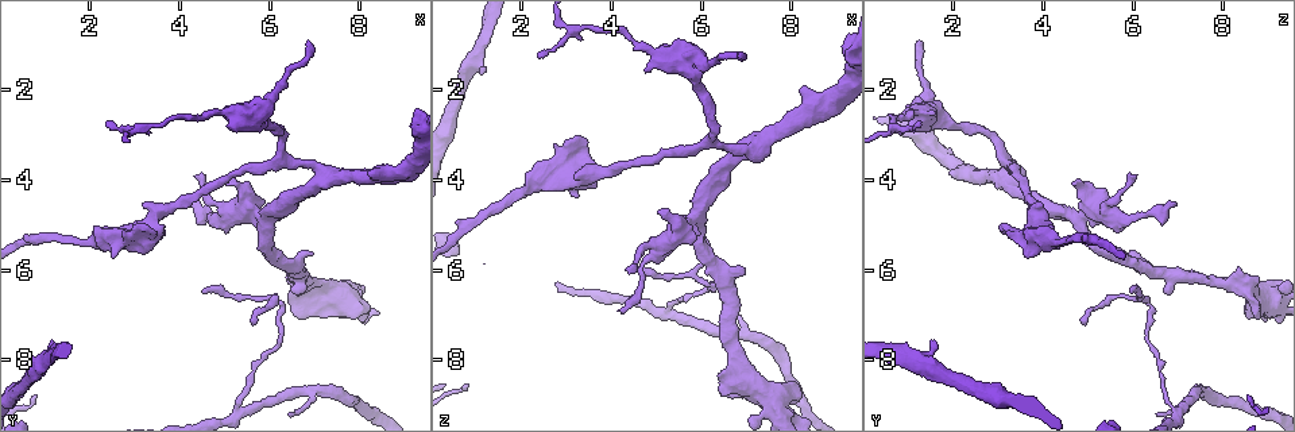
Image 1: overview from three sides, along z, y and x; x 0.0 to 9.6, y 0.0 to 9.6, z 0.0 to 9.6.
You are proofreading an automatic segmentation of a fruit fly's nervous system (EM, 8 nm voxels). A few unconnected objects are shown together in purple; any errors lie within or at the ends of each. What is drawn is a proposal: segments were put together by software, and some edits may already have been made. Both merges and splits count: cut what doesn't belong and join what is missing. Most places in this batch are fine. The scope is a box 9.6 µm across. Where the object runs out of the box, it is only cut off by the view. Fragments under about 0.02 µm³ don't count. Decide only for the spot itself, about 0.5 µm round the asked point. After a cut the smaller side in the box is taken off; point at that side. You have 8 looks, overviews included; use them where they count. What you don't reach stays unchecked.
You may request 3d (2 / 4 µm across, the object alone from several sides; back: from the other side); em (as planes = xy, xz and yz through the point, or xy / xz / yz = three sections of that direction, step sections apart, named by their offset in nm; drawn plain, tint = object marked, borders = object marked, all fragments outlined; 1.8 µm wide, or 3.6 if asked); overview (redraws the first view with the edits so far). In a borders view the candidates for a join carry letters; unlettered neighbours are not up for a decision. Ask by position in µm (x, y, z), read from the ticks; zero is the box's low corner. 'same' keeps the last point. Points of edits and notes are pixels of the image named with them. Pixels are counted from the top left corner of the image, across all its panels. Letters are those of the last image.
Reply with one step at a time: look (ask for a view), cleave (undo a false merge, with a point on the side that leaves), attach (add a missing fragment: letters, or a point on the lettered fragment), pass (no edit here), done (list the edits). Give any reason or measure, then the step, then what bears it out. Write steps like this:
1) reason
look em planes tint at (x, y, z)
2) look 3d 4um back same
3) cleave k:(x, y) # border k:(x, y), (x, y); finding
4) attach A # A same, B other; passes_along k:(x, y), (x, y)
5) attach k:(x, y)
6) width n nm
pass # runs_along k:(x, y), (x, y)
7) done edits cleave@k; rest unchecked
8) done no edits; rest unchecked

two arms in line, one across
look em 3.6um xz step 8 tint at (5.95, 4.95, 4.85)

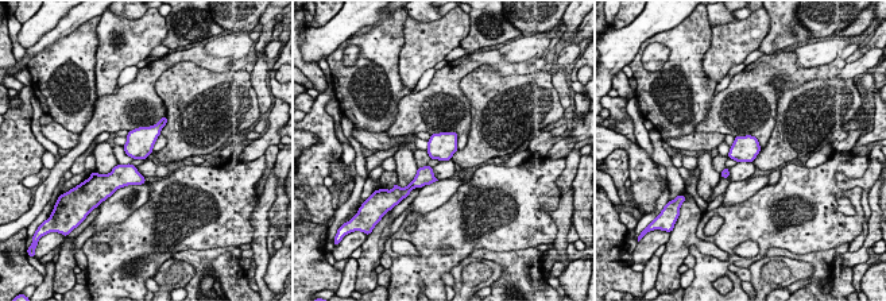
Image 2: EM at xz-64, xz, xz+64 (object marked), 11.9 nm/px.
see the neighbours
look em 3.6um xz step 8 borders same

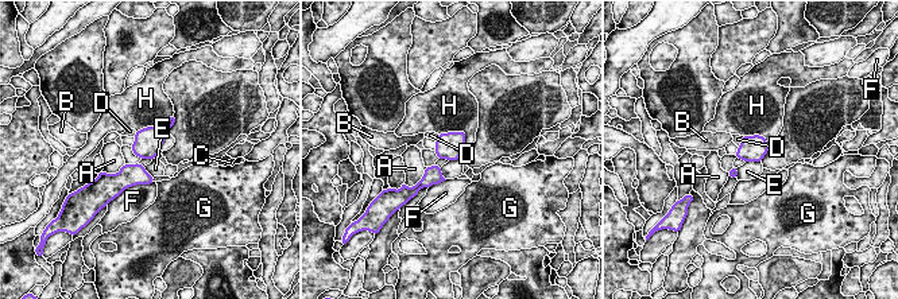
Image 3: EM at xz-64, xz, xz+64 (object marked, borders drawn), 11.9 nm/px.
pass # A other, B other, C other, D other, E other, F other, G other, H other; border 3:(746, 160), (761, 162); all the same cell

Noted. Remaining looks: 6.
free end
look 3d 2um at (4.20, 4.50, 6.90)

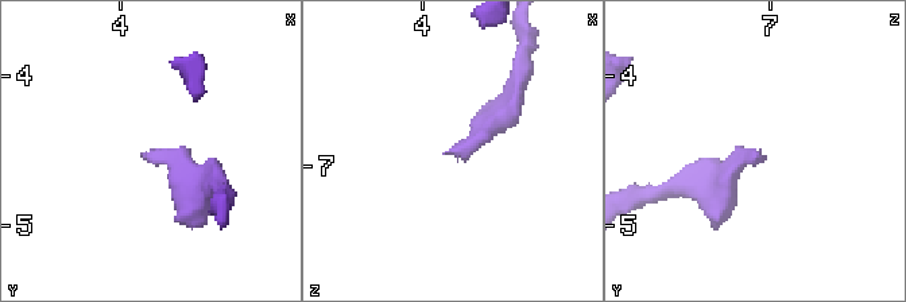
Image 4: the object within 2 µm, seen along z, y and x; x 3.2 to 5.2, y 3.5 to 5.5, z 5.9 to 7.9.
look em planes borders at (4.16, 4.56, 6.94)

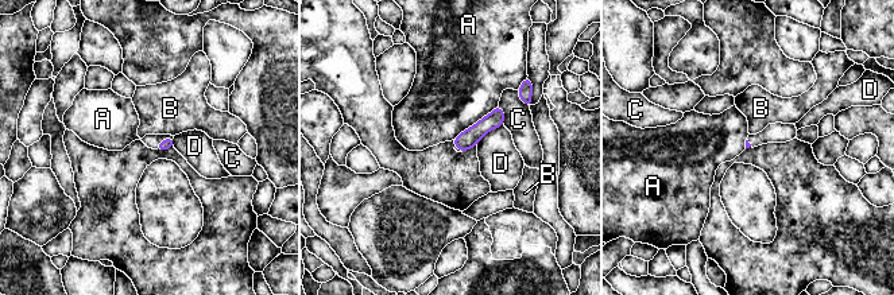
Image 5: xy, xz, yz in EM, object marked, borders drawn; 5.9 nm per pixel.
longest_contact A 340 nm
pass # A other, B other, C other, D other; border 5:(498, 104), (453, 140); none of them fits

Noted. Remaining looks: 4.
free end
look em xy step 8 borders at (1.15, 7.60, 1.55)

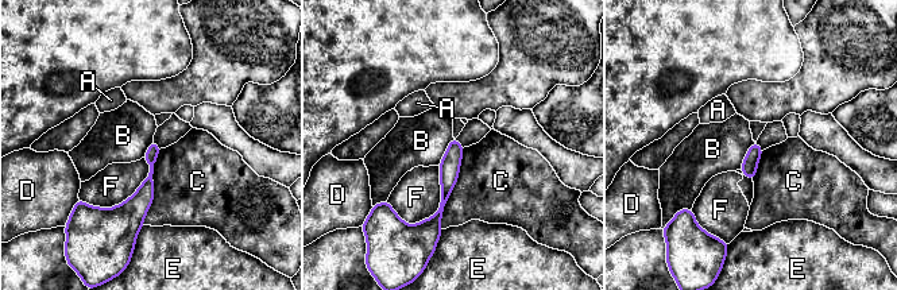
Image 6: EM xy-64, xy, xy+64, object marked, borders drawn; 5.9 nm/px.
look em planes borders same

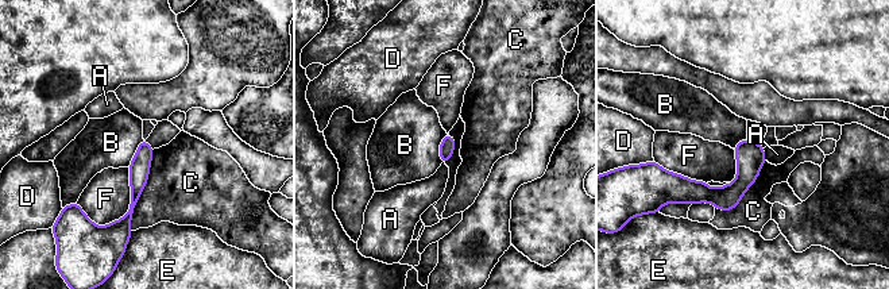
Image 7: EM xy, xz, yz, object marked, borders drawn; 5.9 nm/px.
pass # A other, B other, C other, D other, E other, F other; border 7:(447, 134), (440, 145), (440, 162); none of them fits

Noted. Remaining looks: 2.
done no edits; rest unchecked

